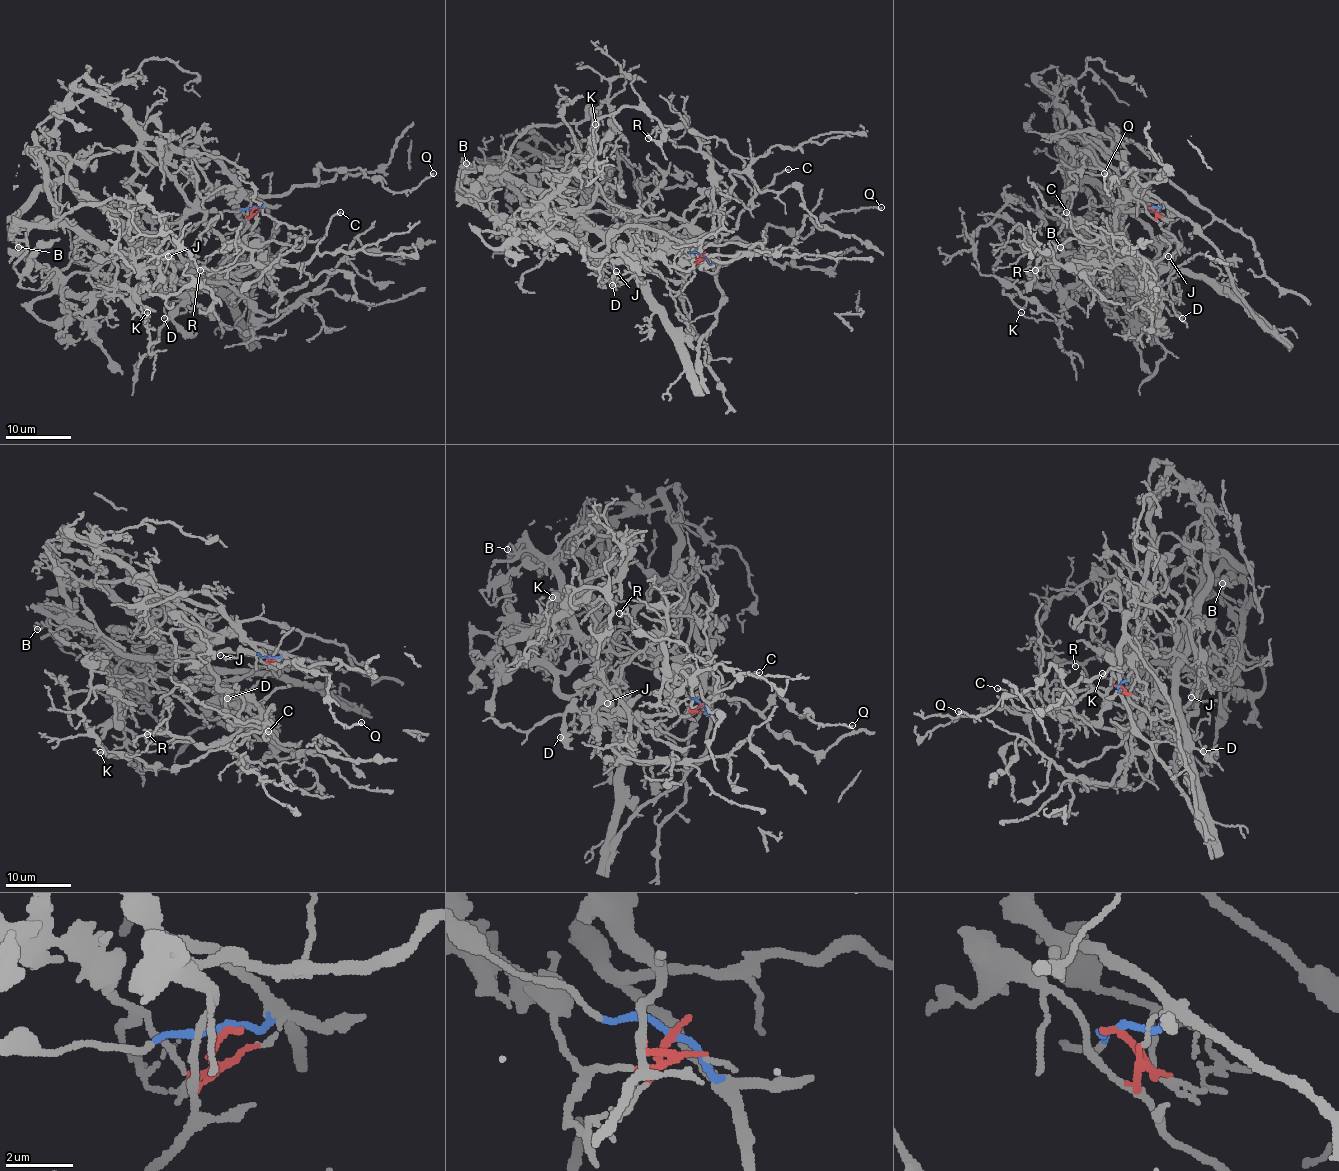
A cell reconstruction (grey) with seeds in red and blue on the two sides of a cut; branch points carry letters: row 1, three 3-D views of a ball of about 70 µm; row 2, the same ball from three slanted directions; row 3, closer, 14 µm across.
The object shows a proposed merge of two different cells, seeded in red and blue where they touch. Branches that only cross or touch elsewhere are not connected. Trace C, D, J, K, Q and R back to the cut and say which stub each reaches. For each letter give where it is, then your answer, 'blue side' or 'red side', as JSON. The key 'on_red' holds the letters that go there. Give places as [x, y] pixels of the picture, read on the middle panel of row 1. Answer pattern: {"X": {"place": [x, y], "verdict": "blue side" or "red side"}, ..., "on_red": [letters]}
{"C": {"place": [788, 169], "verdict": "blue side"}, "D": {"place": [612, 285], "verdict": "red side"}, "J": {"place": [616, 271], "verdict": "red side"}, "K": {"place": [595, 124], "verdict": "red side"}, "Q": {"place": [881, 207], "verdict": "blue side"}, "R": {"place": [648, 138], "verdict": "red side"}, "on_red": ["D", "J", "K", "R"]}

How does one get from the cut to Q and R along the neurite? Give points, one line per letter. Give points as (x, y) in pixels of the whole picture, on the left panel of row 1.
Q: (253, 208), (261, 203), (246, 193), (314, 185), (321, 165), (357, 168), (391, 191), (413, 190), (433, 173)
R: (253, 208), (235, 242), (172, 289), (194, 294), (266, 259), (265, 267), (200, 270)

